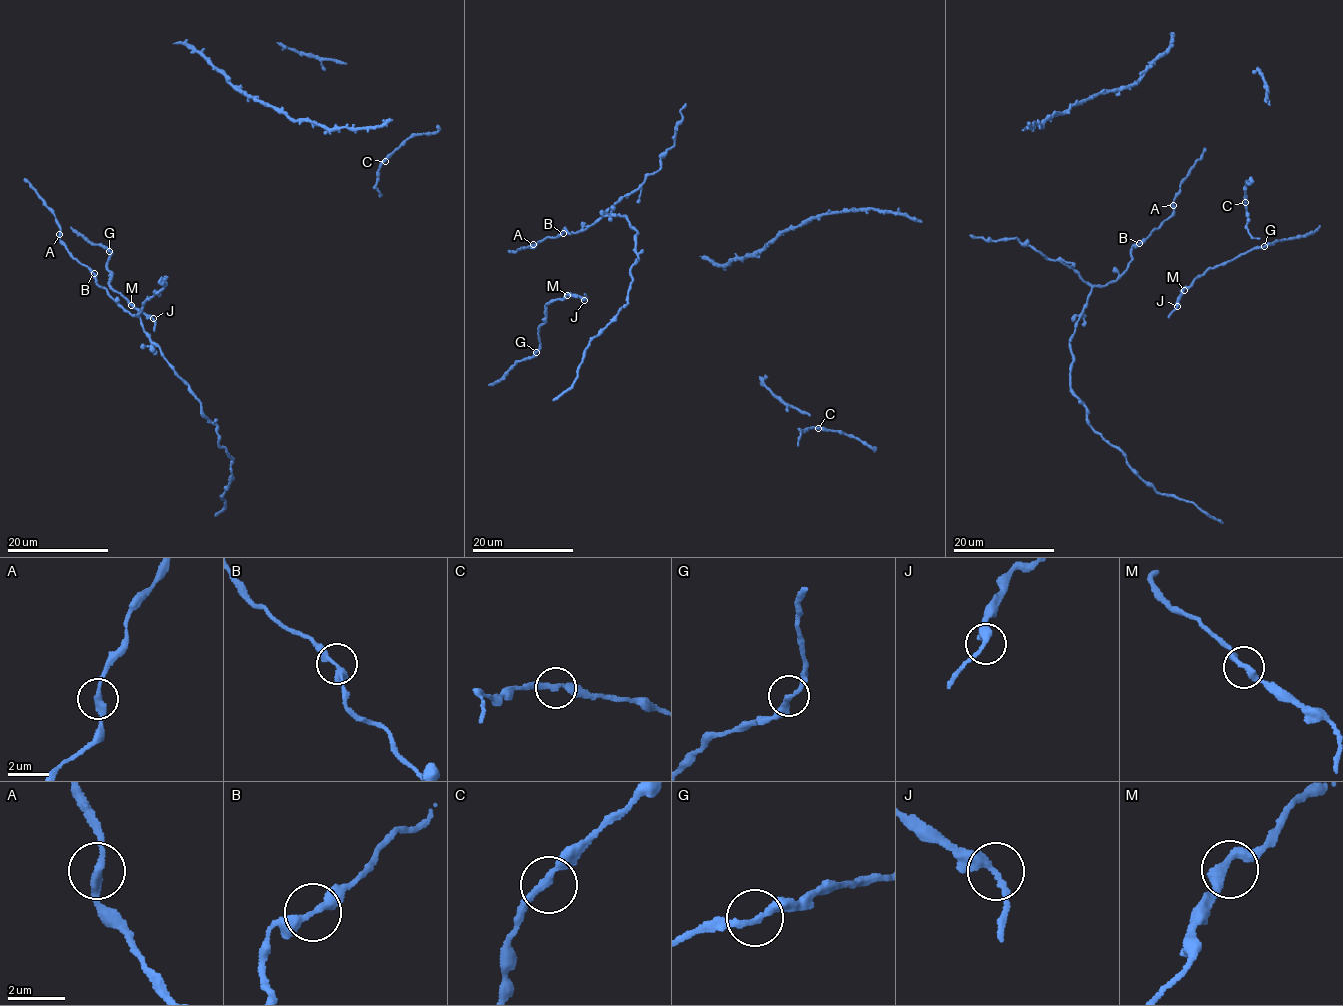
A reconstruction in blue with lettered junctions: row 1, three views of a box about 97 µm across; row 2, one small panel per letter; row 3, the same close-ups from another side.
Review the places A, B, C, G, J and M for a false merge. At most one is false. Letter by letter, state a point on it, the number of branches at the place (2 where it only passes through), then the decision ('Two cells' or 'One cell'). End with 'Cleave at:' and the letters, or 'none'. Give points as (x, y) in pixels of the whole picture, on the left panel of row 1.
A: Place: (59, 234). Branches: 2. One cell
B: Place: (94, 273). Branches: 2. One cell
C: Place: (385, 161). Branches: 2. One cell
G: Place: (109, 251). Branches: 2. One cell
J: Place: (153, 318). Branches: 2. One cell
M: Place: (131, 305). Branches: 2. One cell
Cleave at: none

